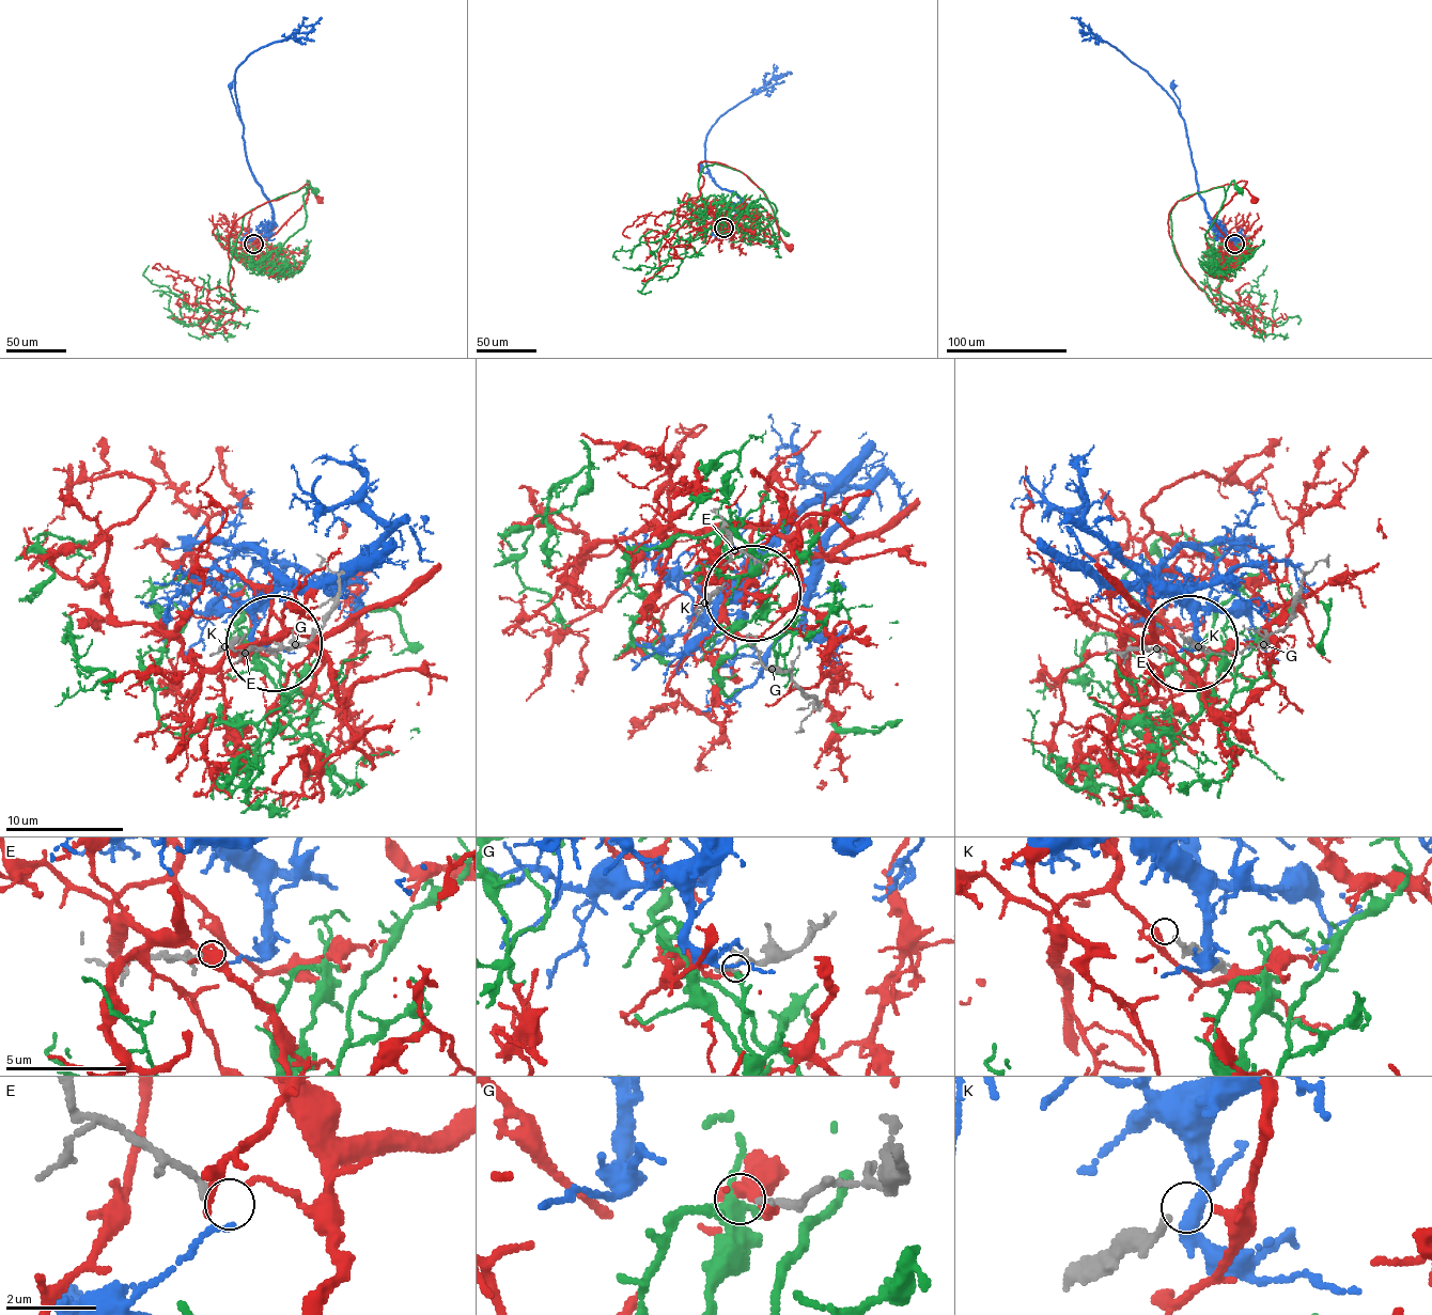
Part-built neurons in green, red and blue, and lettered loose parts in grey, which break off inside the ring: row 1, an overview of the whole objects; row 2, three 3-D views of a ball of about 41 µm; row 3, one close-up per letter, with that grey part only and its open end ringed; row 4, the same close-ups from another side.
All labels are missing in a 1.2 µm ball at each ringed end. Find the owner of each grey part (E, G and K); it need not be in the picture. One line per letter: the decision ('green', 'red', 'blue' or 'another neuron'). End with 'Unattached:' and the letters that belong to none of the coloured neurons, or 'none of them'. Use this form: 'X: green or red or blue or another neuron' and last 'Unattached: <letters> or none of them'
E: another neuron
G: green
K: red
Unattached: E

